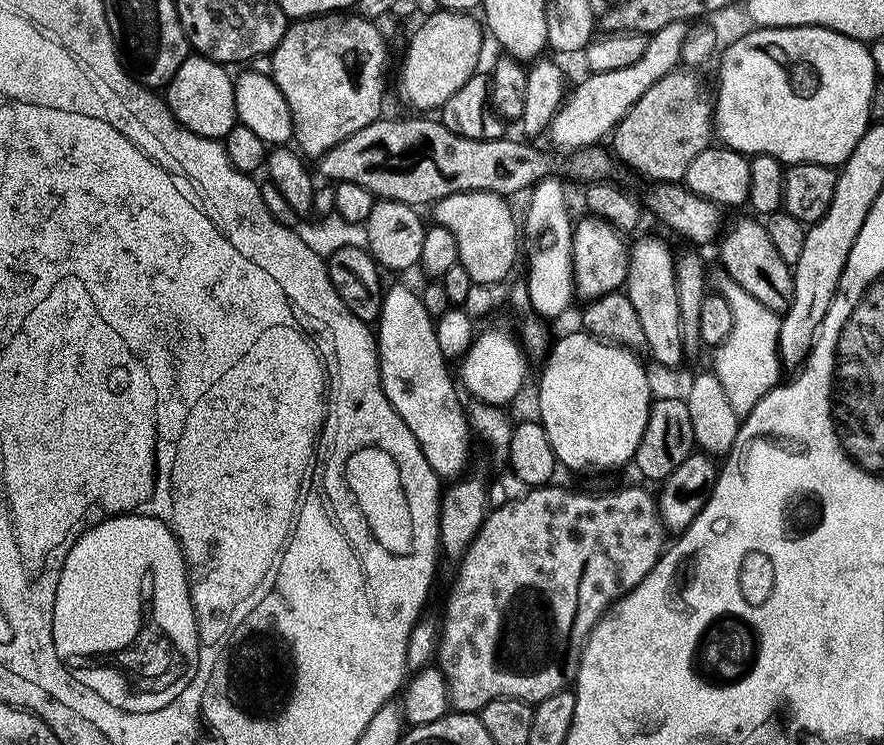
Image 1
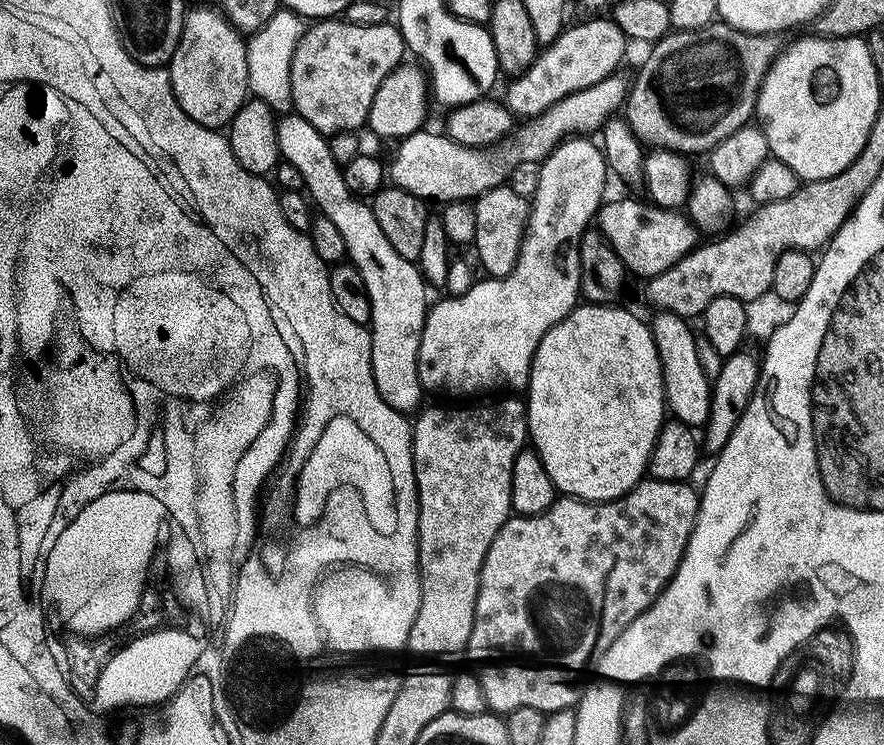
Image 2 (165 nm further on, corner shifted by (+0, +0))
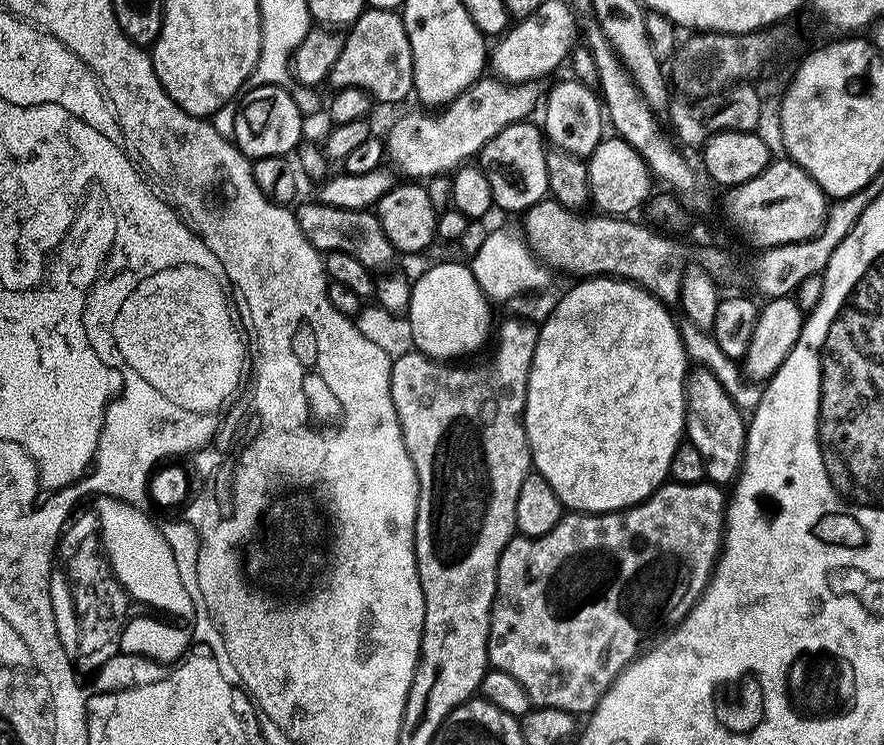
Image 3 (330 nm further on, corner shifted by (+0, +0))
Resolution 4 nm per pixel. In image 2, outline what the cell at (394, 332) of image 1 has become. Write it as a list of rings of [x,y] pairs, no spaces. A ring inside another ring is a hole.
[[[284,114],[277,119],[276,137],[282,160],[302,174],[307,195],[319,215],[330,218],[330,222],[338,226],[338,234],[342,234],[342,242],[346,242],[347,259],[362,274],[362,282],[366,282],[372,311],[372,373],[378,394],[382,394],[394,411],[415,413],[422,404],[418,346],[430,307],[430,288],[423,274],[413,261],[402,258],[402,254],[390,246],[386,234],[382,234],[382,226],[378,226],[378,218],[374,218],[371,203],[347,188],[343,167],[336,162],[329,137],[310,126],[306,118],[295,114]]]

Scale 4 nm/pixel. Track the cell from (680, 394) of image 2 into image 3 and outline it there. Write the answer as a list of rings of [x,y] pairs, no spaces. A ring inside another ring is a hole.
[[[696,366],[687,373],[684,382],[684,426],[687,443],[693,444],[698,454],[702,454],[705,477],[713,484],[731,485],[744,464],[744,440],[748,436],[746,416],[708,368]]]

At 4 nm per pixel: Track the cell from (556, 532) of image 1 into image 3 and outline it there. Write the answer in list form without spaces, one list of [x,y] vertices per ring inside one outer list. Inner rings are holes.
[[[711,482],[698,484],[664,483],[657,492],[650,494],[642,503],[620,512],[572,512],[566,514],[550,530],[550,534],[541,536],[513,536],[512,540],[502,550],[498,558],[498,578],[496,593],[490,614],[490,634],[488,635],[488,663],[498,670],[506,670],[506,674],[522,682],[522,690],[530,694],[533,705],[538,708],[553,708],[566,710],[573,714],[591,714],[598,706],[601,698],[607,694],[617,676],[641,655],[640,643],[644,640],[644,632],[652,636],[656,631],[660,634],[681,624],[688,612],[696,605],[700,595],[706,590],[712,573],[716,570],[716,562],[720,558],[720,550],[724,547],[724,530],[726,527],[726,492],[721,485]]]

